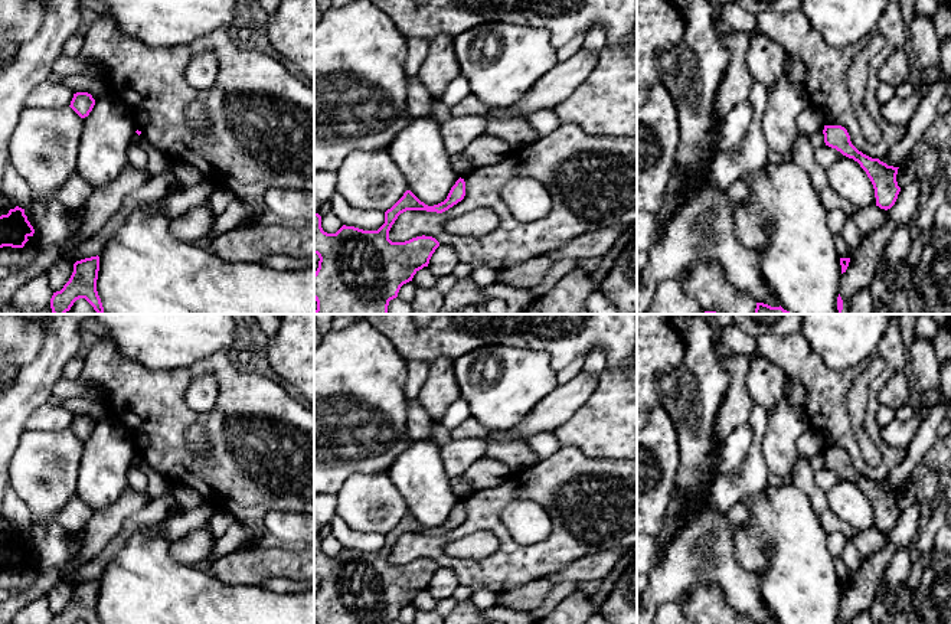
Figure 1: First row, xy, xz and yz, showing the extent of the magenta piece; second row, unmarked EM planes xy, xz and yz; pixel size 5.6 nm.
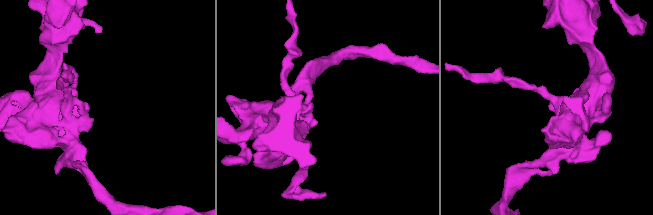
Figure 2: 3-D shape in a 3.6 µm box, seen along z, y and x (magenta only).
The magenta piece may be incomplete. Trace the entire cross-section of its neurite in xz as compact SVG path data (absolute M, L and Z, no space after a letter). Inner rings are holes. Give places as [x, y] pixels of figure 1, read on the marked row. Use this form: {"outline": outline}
{"outline": "M458 179L447 199L428 206L411 190L385 212L385 223L378 231L363 231L343 225L336 233L321 228L321 216L314 213L314 254L318 255L318 268L314 272L316 314L389 314L389 301L398 297L401 287L412 281L414 275L428 267L439 242L432 236L416 236L405 242L392 242L389 231L398 216L406 210L427 210L442 213L461 202L465 196L465 182Z"}

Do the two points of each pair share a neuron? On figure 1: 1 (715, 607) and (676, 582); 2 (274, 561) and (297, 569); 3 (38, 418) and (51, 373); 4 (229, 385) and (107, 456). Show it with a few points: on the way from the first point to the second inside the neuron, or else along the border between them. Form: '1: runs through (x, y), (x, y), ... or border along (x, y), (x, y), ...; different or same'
1: border along (689, 598), (703, 584), (711, 584), (726, 601); different
2: runs through (280, 562), (291, 564); same
3: border along (46, 401), (28, 418), (25, 430); different
4: border along (108, 417), (120, 421), (134, 437); different

